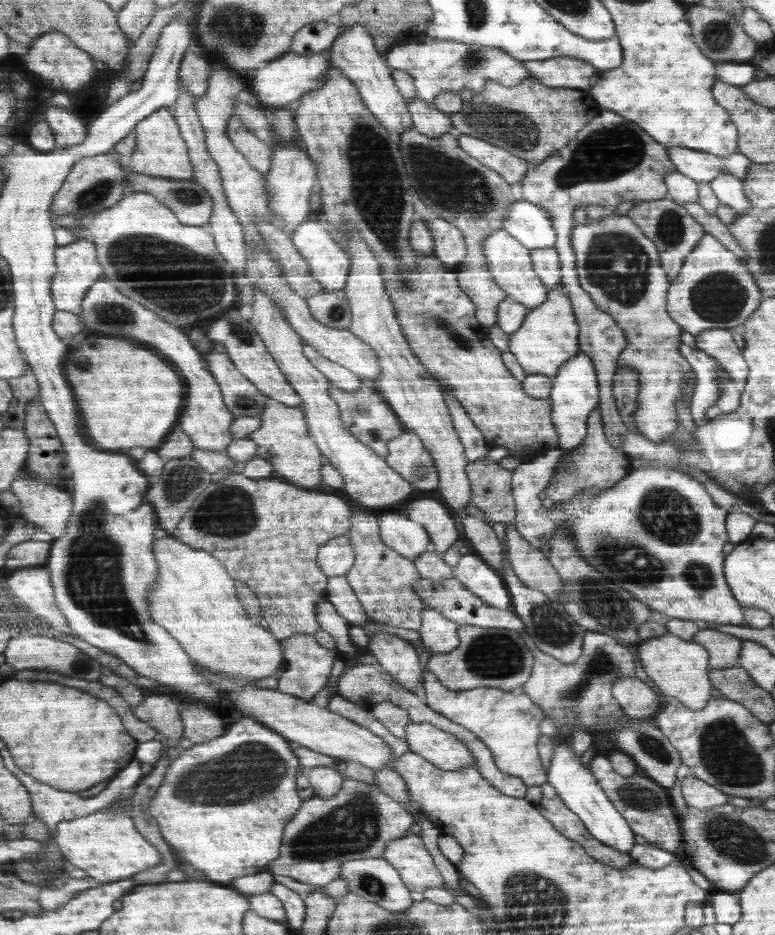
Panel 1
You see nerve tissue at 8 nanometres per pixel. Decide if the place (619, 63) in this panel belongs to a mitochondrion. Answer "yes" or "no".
no

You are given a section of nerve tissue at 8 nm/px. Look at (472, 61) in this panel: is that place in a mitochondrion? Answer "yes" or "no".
yes

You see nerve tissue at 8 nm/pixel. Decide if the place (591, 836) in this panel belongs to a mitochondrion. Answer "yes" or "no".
no

